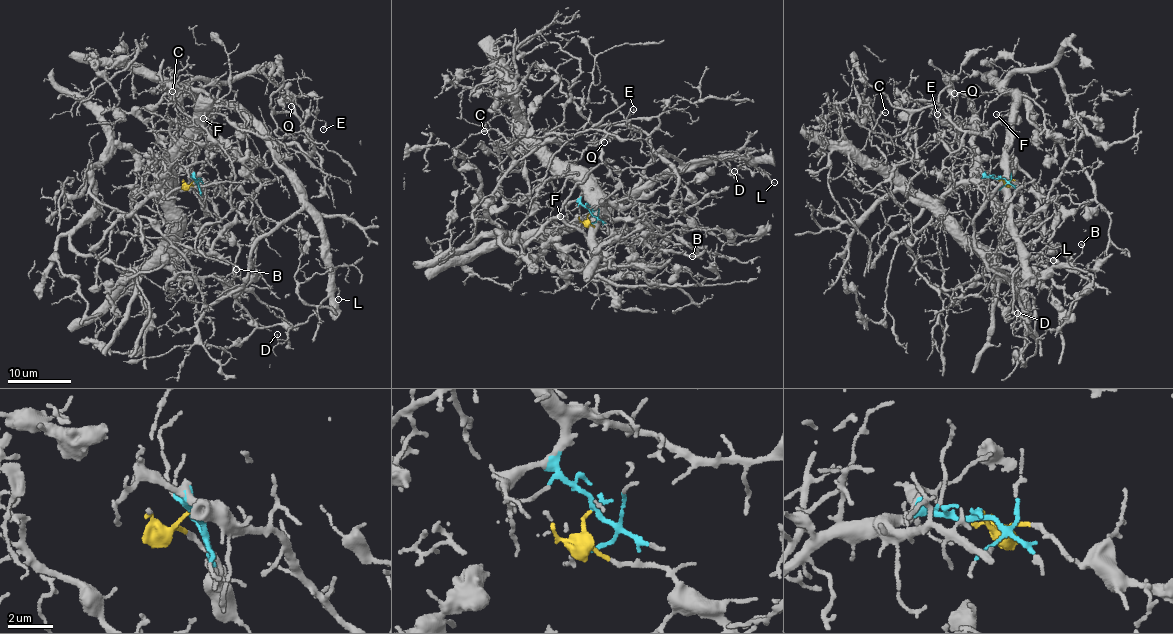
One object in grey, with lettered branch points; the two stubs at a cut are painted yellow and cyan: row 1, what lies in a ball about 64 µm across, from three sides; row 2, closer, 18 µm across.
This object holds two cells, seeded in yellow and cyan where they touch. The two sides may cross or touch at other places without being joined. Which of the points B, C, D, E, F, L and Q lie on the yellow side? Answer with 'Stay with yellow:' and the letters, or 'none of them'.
Stay with yellow: D, E, F, L, Q

